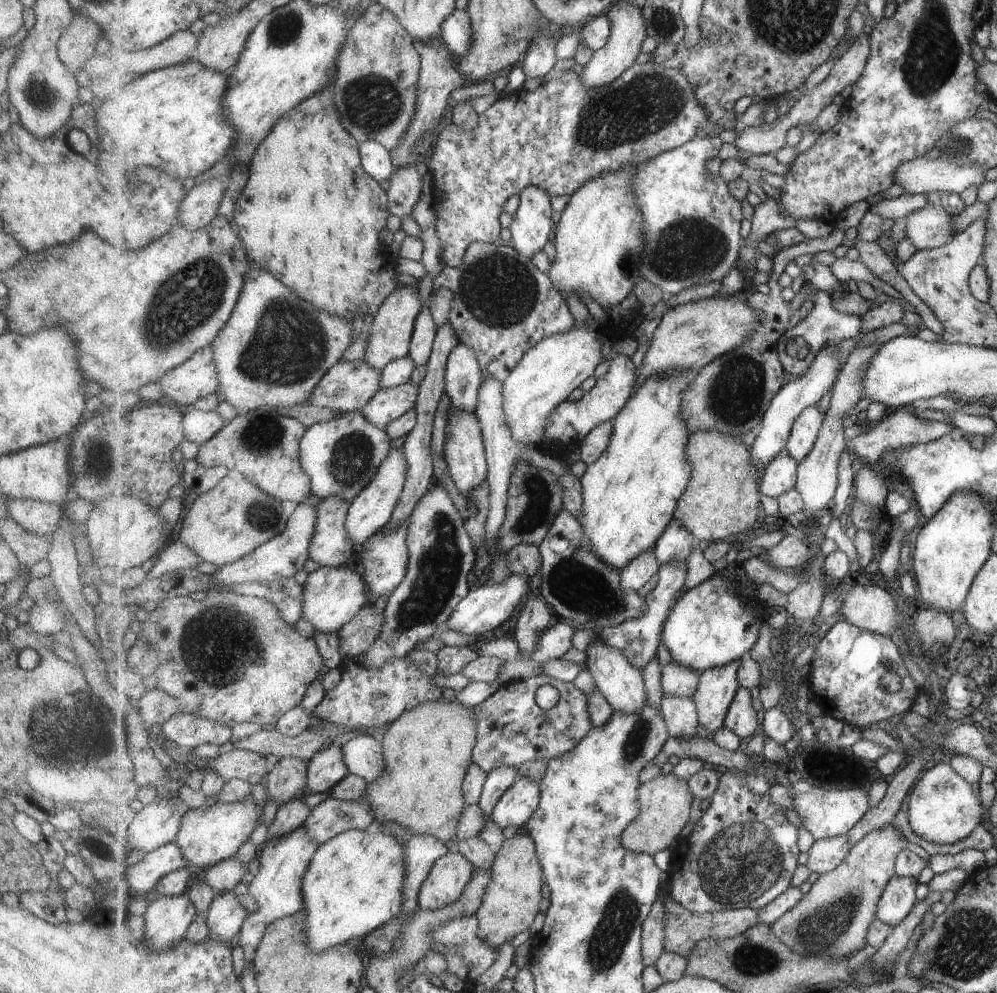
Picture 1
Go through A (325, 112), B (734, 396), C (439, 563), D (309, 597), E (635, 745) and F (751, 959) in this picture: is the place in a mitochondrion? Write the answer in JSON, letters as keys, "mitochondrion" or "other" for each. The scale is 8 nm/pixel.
{"A":"mitochondrion","B":"mitochondrion","C":"mitochondrion","D":"other","E":"mitochondrion","F":"mitochondrion"}

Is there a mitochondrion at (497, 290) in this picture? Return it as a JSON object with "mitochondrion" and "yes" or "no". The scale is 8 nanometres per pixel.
{"mitochondrion":"yes"}

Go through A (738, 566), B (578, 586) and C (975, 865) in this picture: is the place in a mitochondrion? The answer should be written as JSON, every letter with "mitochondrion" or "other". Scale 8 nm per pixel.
{"A":"other","B":"mitochondrion","C":"other"}

